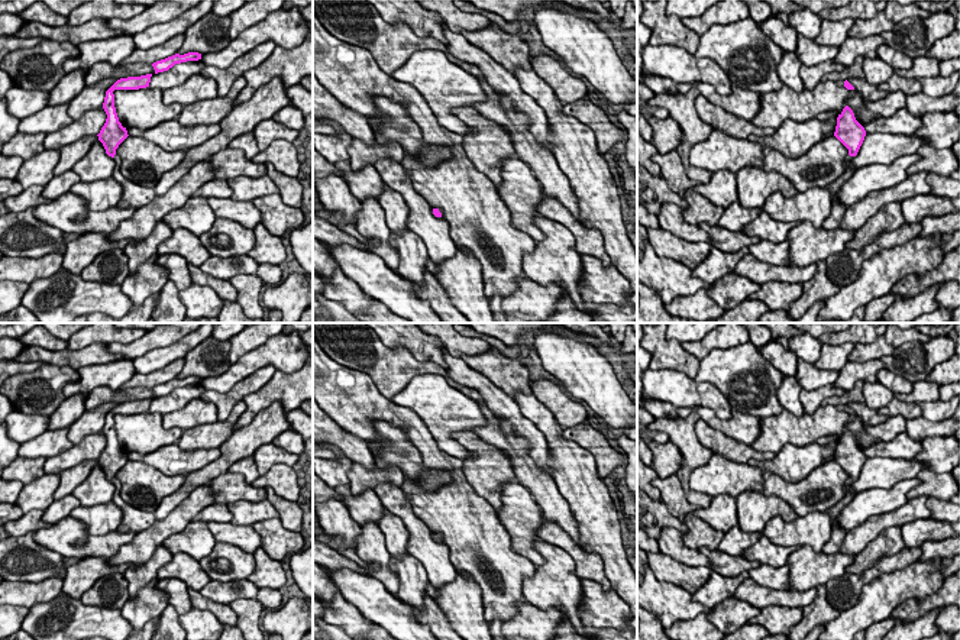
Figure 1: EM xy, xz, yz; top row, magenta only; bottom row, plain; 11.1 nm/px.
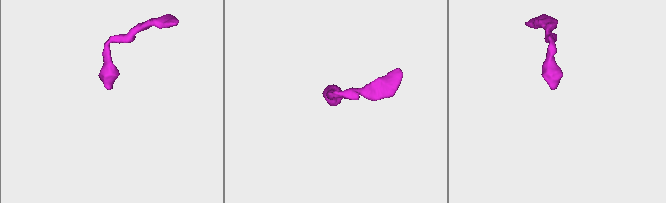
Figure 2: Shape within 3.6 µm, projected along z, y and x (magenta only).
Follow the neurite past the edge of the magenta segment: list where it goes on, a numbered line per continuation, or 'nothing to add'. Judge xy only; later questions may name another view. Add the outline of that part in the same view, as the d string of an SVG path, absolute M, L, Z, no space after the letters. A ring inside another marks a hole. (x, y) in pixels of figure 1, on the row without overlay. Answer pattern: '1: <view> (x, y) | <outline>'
1: xy (133, 520) | M114 479L114 495L113 495L113 502L122 510L123 518L120 526L117 527L119 533L140 533L145 529L151 527L155 523L155 514L153 513L145 513L140 511L139 508L135 508L129 504L126 504L120 498L120 482Z

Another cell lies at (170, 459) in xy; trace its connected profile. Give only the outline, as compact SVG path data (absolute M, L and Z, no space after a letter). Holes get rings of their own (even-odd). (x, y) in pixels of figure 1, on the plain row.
M175 443L159 447L148 455L139 455L138 452L129 452L126 455L130 460L140 460L165 475L174 476L195 472L214 462L220 458L220 449L182 450Z

